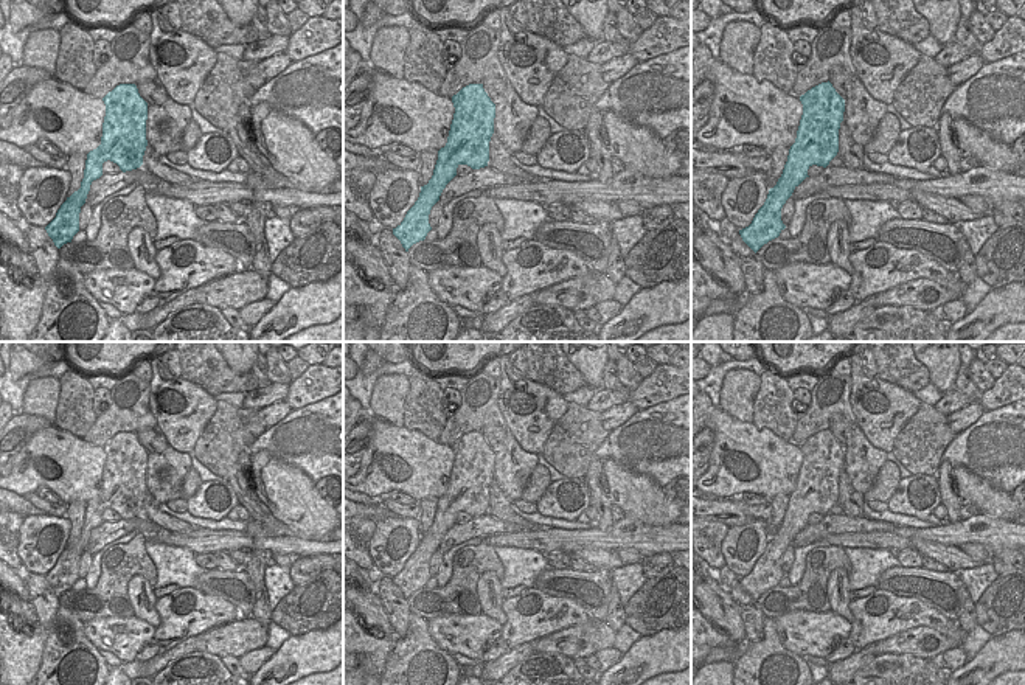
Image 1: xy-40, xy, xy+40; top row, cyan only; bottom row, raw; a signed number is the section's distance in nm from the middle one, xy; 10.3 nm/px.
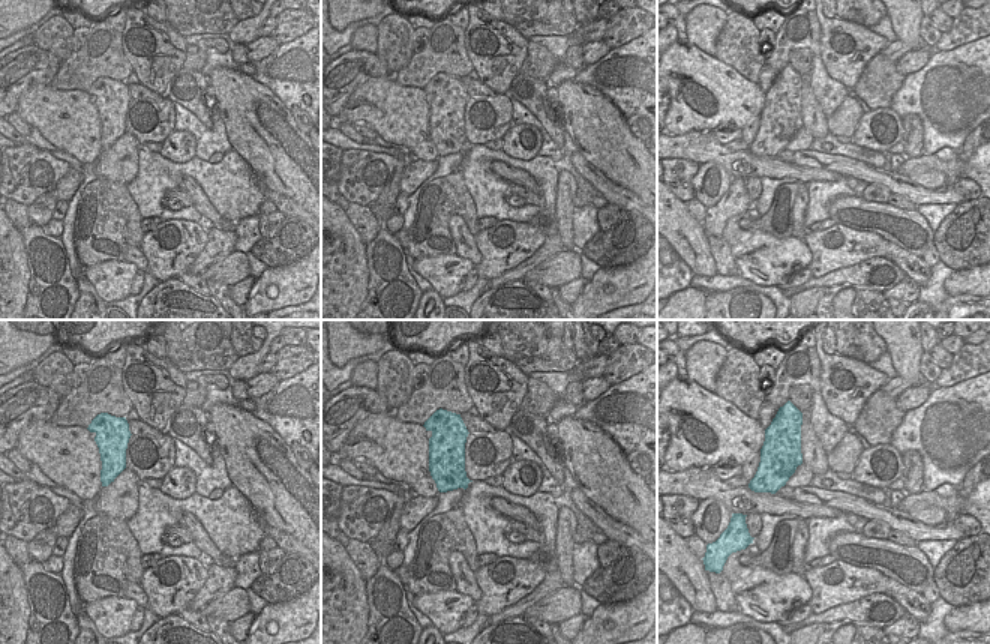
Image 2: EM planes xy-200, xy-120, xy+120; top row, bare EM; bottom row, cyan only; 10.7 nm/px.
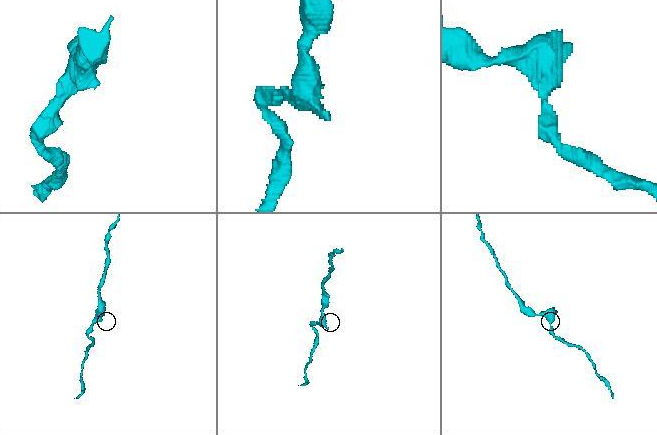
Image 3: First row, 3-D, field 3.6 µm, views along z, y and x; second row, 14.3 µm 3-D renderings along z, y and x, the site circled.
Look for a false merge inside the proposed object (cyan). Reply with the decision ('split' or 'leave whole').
leave whole

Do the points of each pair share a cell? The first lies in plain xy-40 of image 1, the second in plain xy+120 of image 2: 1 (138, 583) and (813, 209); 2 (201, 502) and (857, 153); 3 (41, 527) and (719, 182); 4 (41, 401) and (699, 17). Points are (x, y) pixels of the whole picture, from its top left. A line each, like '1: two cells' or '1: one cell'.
1: two cells
2: two cells
3: one cell
4: one cell

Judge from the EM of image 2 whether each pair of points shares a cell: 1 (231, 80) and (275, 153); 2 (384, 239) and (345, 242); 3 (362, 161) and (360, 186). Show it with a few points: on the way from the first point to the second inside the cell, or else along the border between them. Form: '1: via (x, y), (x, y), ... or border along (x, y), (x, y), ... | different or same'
1: via (240, 98), (266, 135) | same
2: border along (365, 245), (369, 279) | different
3: via (362, 167), (362, 180) | same

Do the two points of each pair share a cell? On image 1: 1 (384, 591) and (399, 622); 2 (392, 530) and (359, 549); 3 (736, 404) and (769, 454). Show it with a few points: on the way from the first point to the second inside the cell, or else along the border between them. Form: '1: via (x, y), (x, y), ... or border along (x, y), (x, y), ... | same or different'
1: via (392, 598), (398, 614) | same
2: border along (376, 524), (370, 541), (373, 564) | different
3: border along (718, 407), (752, 423) | different

